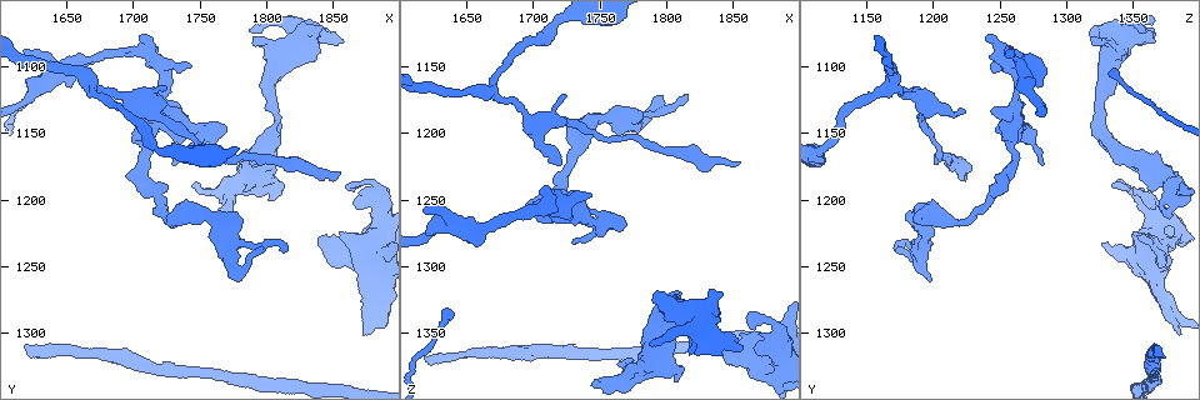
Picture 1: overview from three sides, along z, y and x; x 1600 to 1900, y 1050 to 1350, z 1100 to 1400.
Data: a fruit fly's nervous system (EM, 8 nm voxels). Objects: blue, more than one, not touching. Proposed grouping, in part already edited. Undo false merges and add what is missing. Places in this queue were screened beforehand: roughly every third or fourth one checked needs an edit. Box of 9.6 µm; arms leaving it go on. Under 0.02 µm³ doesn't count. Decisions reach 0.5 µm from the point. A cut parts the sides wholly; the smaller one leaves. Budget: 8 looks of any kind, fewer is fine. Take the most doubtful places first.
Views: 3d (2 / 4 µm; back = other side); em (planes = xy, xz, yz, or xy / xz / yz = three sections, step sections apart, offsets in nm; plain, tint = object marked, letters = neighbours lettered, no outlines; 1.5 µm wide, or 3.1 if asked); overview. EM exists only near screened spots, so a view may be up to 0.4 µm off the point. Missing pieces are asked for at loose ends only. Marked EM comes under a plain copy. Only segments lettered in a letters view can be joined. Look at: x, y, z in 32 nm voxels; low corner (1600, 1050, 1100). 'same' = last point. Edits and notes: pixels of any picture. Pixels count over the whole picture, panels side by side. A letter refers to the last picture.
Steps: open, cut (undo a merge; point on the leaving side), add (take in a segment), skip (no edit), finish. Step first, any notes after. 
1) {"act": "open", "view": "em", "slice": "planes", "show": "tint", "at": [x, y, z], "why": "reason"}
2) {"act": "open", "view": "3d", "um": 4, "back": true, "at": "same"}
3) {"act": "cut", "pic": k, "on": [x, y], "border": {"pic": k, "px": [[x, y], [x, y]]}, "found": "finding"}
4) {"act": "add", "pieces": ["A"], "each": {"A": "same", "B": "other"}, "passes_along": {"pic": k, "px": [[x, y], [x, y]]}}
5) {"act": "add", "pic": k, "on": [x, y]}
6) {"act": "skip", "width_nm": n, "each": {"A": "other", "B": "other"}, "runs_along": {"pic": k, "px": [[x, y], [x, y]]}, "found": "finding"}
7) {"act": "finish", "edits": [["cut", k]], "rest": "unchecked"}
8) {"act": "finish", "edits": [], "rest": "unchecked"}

{"act": "open", "view": "3d", "um": 2, "at": [1620, 1310, 1370], "why": "branch stops here"}

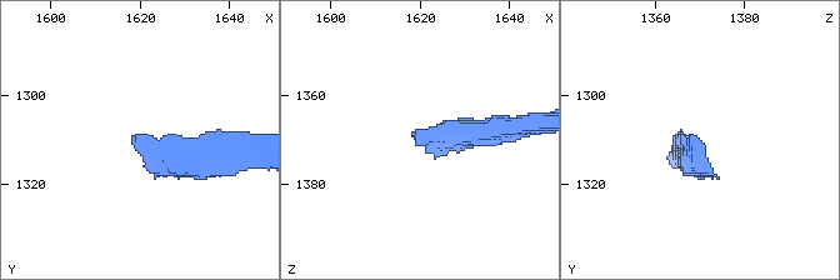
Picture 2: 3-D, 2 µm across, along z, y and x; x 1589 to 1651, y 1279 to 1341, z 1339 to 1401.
{"act": "open", "view": "em", "slice": "xz", "step": 4, "show": "letters", "at": [1619, 1308, 1370], "why": "need the tissue"}

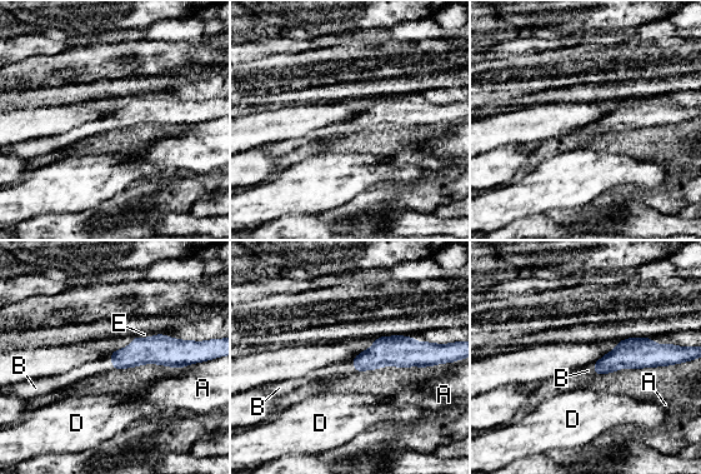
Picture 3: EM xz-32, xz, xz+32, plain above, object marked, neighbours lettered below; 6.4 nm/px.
{"act": "open", "view": "em", "slice": "planes", "show": "letters", "at": "same", "why": "cut it another way"}

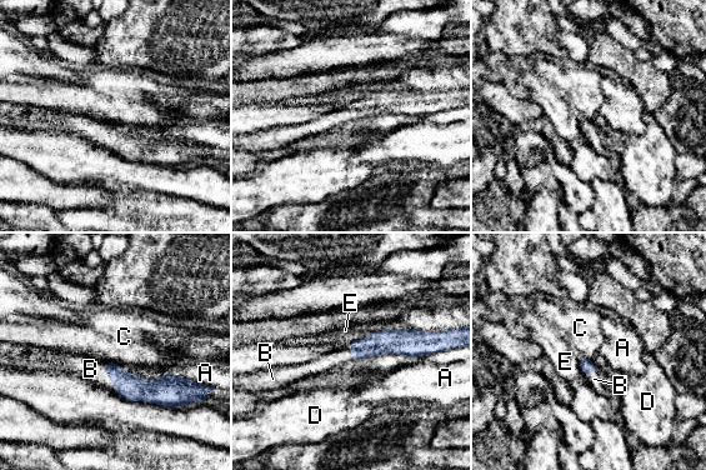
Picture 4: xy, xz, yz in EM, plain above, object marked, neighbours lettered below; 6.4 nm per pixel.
{"act": "add", "pieces": ["B"], "each": {"A": "other", "B": "same", "C": "other", "D": "other", "E": "other"}, "passes_along": {"pic": 4, "px": [[130, 386], [108, 375], [90, 369]]}, "found": "it goes on there"}

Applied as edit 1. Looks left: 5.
{"act": "open", "view": "3d", "um": 2, "back": true, "at": [1706, 1080, 1240], "why": "free end"}

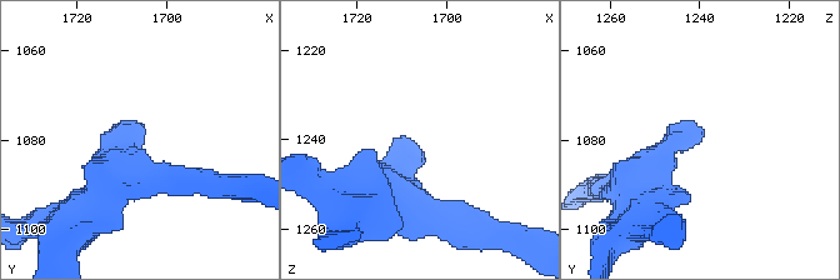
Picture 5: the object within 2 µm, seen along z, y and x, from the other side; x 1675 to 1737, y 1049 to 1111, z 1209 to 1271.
{"act": "open", "view": "em", "slice": "yz", "step": 4, "show": "tint", "at": [1707, 1078, 1240], "why": "need the tissue"}

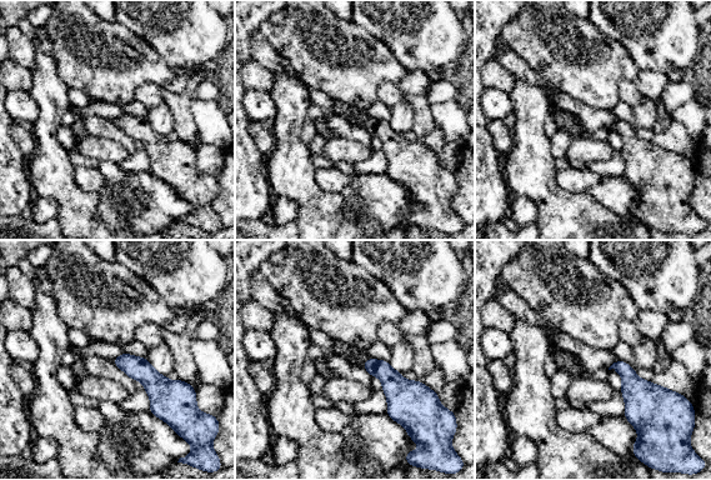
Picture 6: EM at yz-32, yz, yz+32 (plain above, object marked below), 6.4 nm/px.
{"act": "open", "view": "em", "slice": "planes", "show": "letters", "at": "same", "why": "cut it another way"}

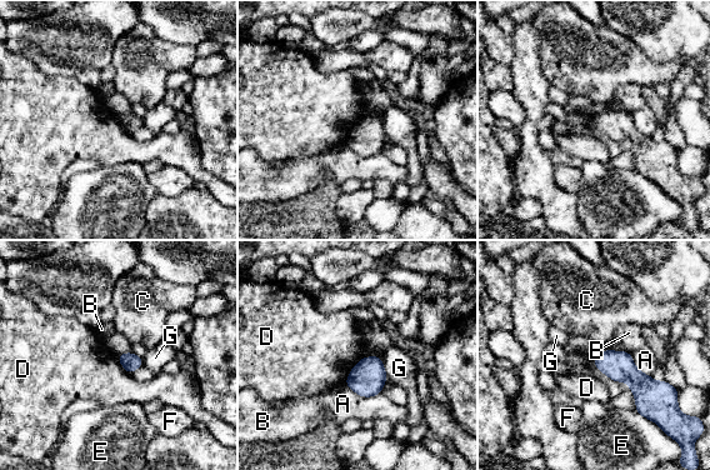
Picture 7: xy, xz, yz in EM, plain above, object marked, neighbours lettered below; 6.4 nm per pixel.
{"act": "skip", "each": {"A": "other", "B": "other", "C": "other", "D": "other", "E": "other", "F": "other", "G": "other"}, "border": {"pic": 7, "px": [[360, 358], [344, 383]]}, "found": "none of them fits"}

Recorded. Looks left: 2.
{"act": "open", "view": "em", "slice": "xz", "step": 4, "show": "letters", "at": [1730, 1174, 1280], "why": "branch stops here"}

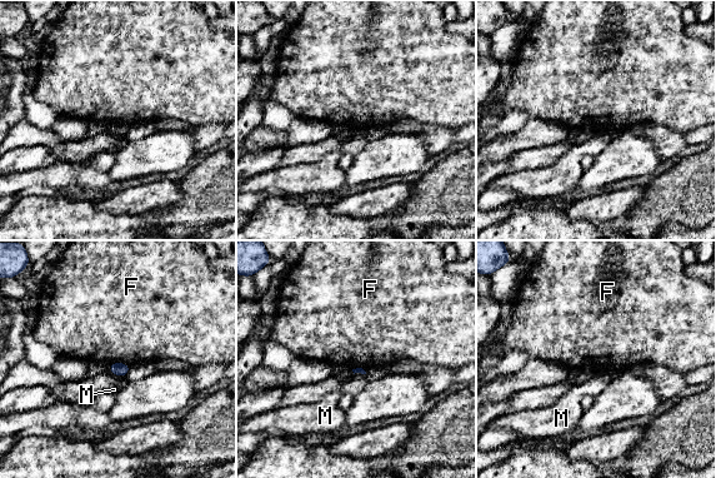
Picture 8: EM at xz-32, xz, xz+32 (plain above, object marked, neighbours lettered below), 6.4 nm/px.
{"act": "open", "view": "em", "slice": "planes", "show": "letters", "at": "same"}

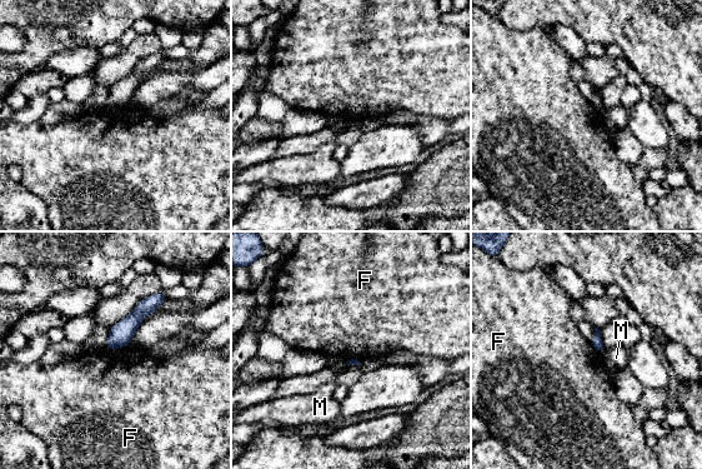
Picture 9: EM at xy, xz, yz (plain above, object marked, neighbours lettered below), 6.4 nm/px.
{"act": "skip", "each": {"F": "other", "M": "other"}, "runs_along": {"pic": 9, "px": [[160, 295], [109, 345]]}, "found": "no lettered segment goes on from it"}

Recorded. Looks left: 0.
{"act": "finish", "edits": [["add", 4]], "rest": "unchecked"}

